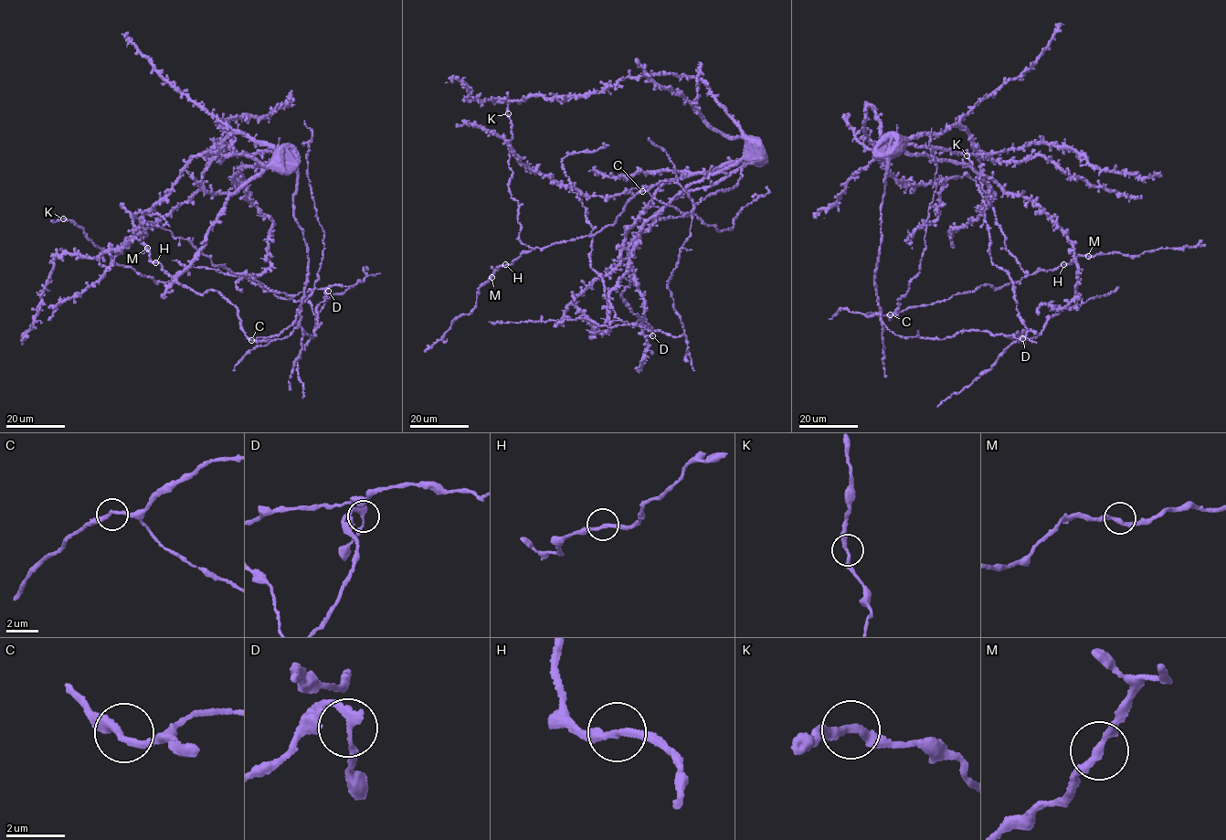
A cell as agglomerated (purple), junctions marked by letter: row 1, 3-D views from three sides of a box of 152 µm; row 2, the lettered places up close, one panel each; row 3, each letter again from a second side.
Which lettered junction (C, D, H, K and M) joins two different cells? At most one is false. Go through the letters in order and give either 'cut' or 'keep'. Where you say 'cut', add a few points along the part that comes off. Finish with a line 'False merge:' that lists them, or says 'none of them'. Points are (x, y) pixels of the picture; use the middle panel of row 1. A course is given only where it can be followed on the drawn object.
C: keep
D: keep
H: keep
K: keep
M: keep
False merge: none of them

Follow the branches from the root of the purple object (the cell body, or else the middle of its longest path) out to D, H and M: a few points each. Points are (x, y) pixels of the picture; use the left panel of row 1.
D: (283, 160), (297, 174), (308, 335), (317, 306), (354, 286), (328, 291)
H: (283, 160), (296, 170), (294, 217), (309, 260), (291, 333), (250, 340), (218, 292), (195, 292), (155, 262)
M: (283, 160), (309, 260), (287, 337), (248, 338), (234, 305), (178, 283), (147, 248)

